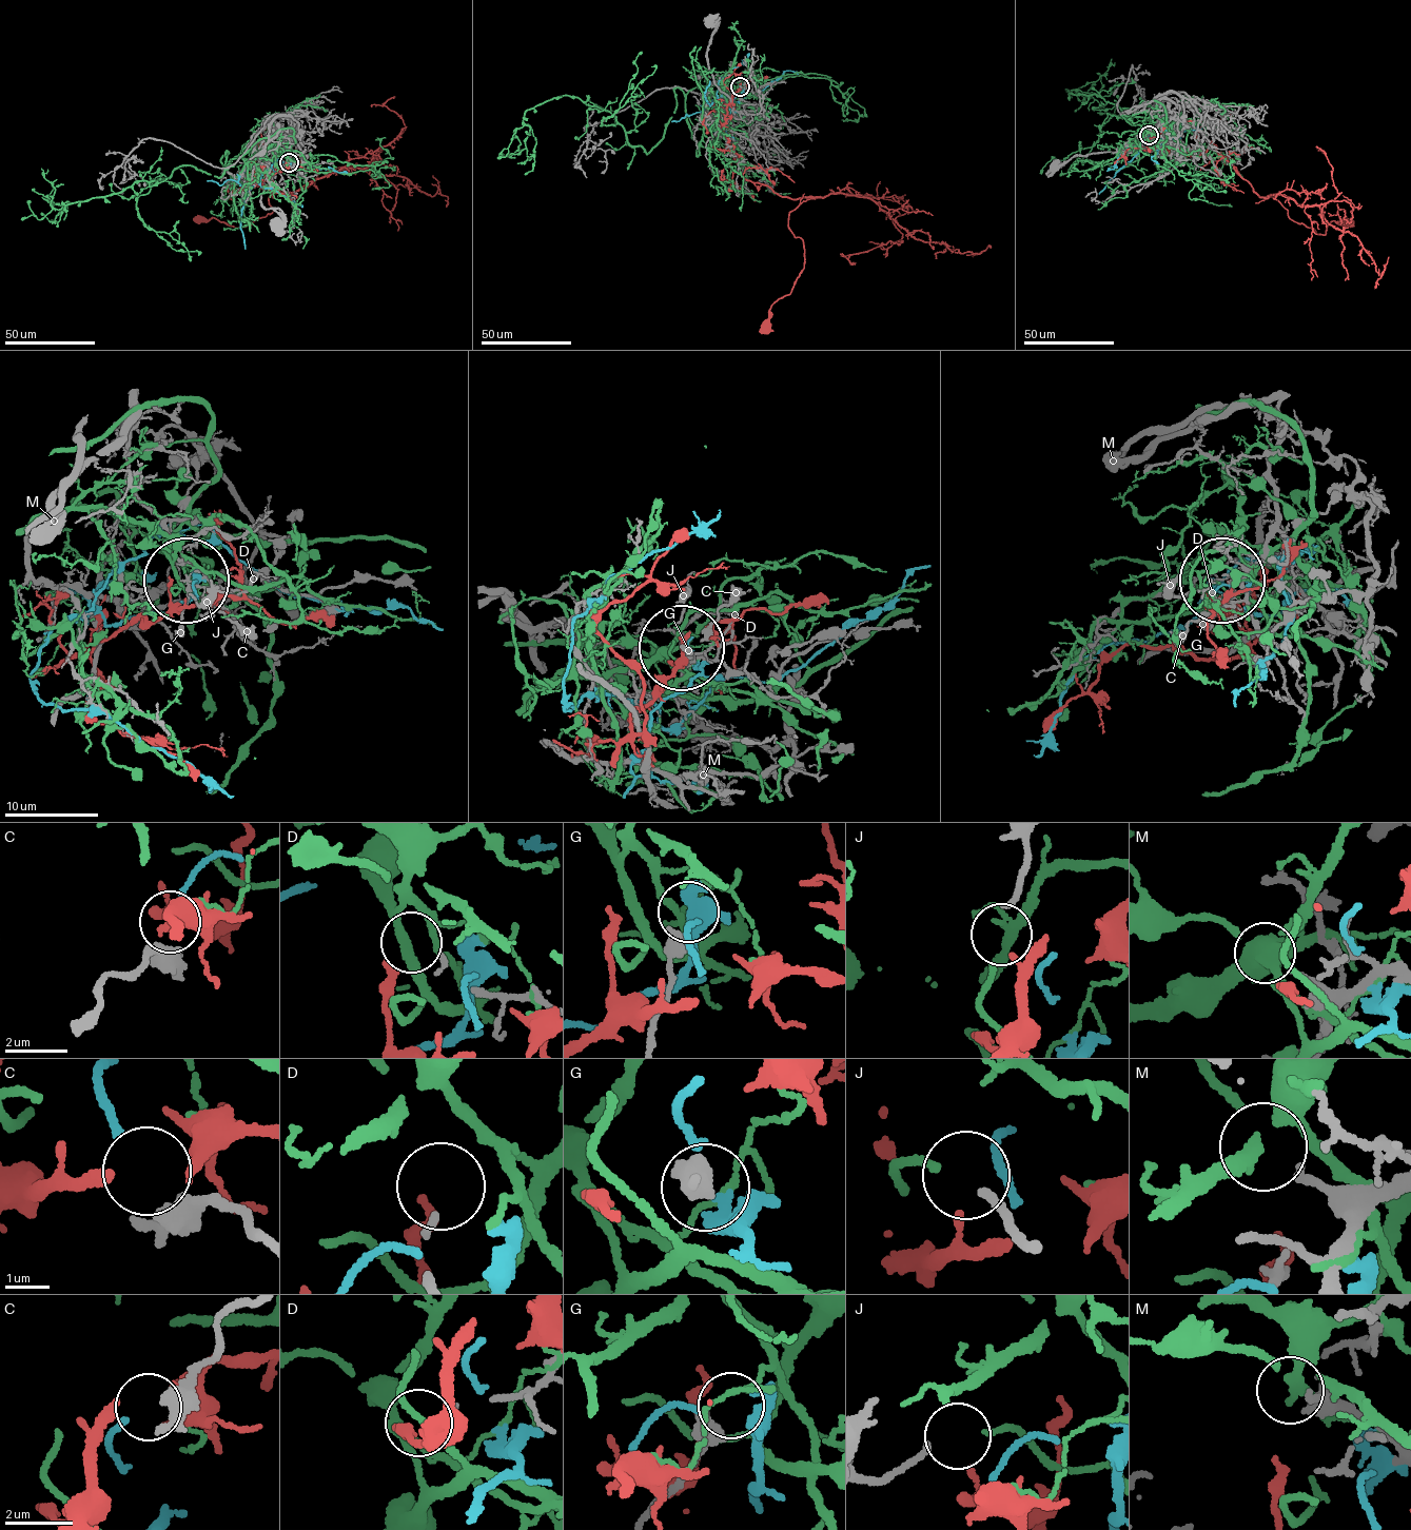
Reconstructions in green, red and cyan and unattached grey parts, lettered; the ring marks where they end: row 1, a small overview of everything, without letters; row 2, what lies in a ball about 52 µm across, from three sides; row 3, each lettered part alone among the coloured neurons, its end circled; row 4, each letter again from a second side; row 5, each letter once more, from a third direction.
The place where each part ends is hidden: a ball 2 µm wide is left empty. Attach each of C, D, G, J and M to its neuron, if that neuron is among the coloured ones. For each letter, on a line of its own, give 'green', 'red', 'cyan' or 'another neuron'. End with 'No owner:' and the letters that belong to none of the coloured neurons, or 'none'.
C: cyan
D: another neuron
G: another neuron
J: green
M: another neuron
No owner: D, G, M

